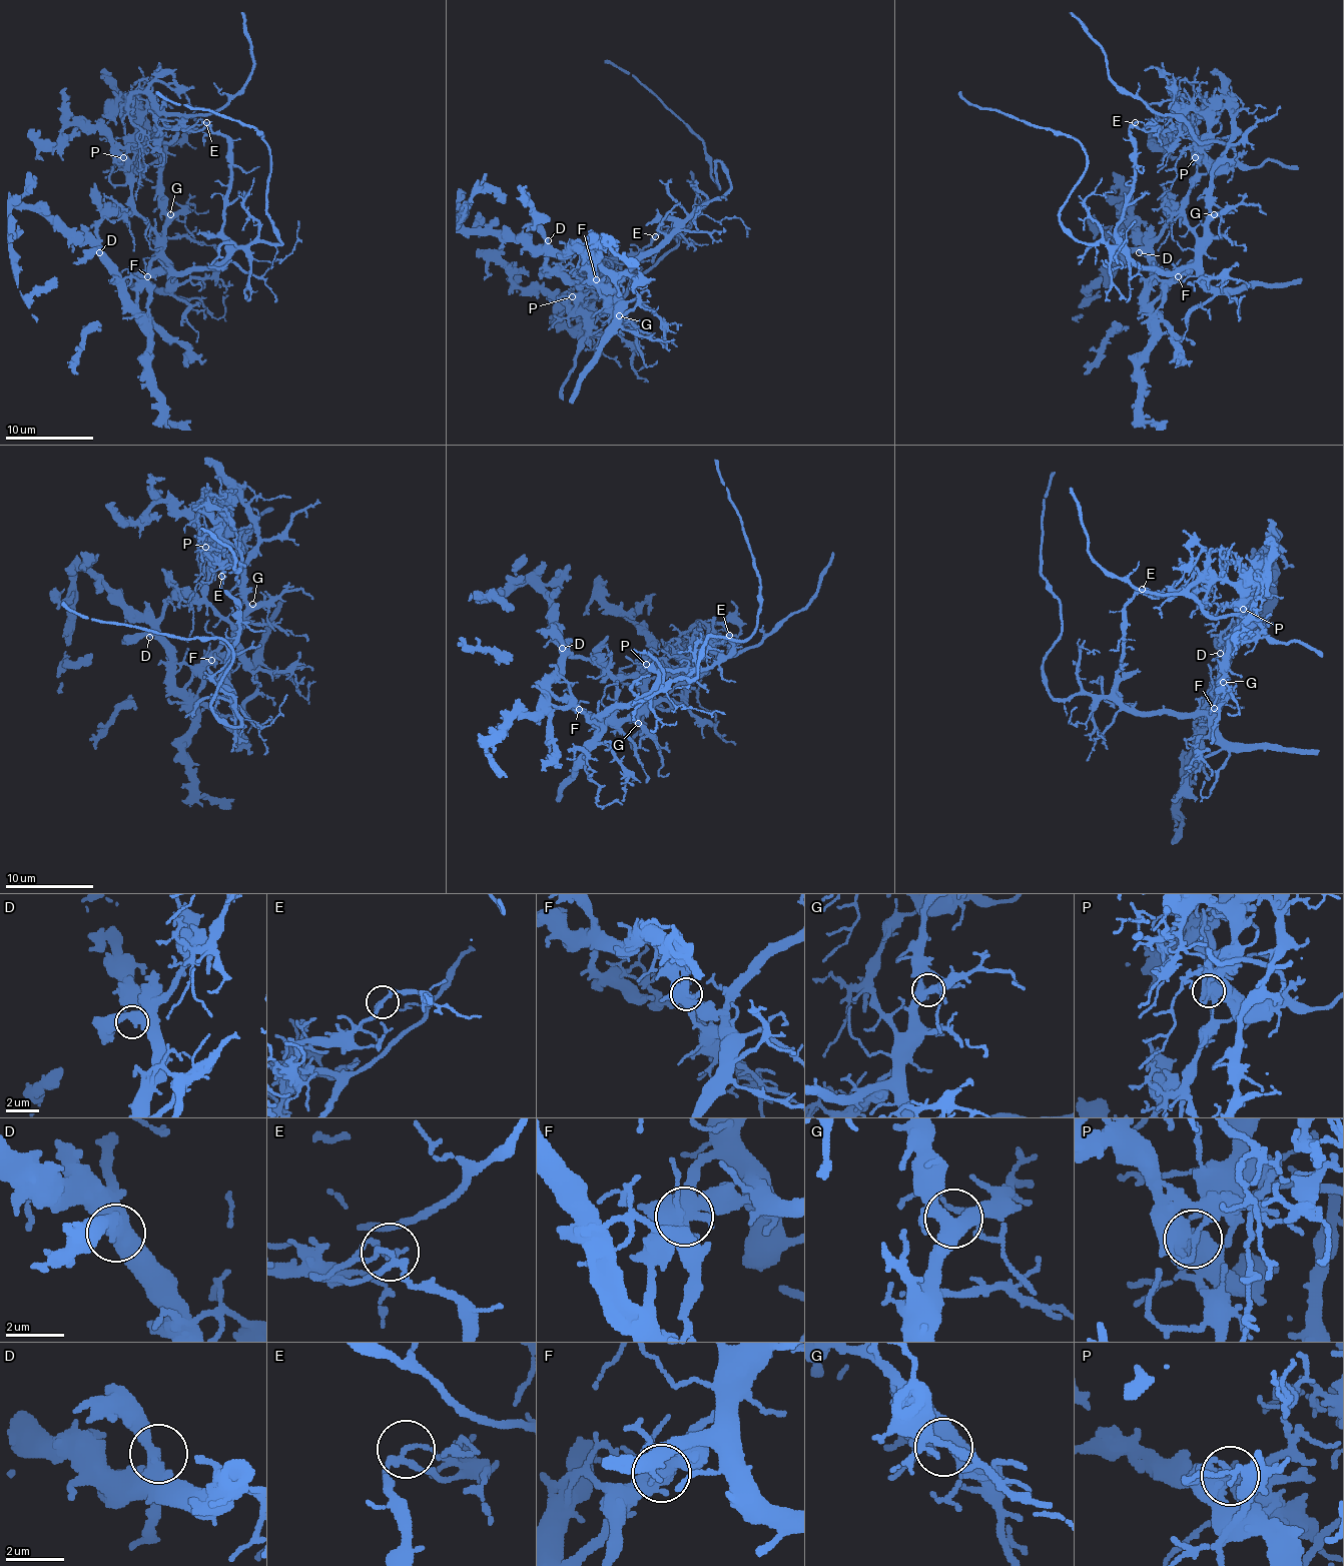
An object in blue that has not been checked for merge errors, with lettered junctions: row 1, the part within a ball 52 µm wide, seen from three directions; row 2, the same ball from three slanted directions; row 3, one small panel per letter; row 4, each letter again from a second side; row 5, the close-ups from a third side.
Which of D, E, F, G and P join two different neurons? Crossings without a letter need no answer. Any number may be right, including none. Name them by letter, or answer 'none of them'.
E, F, P

